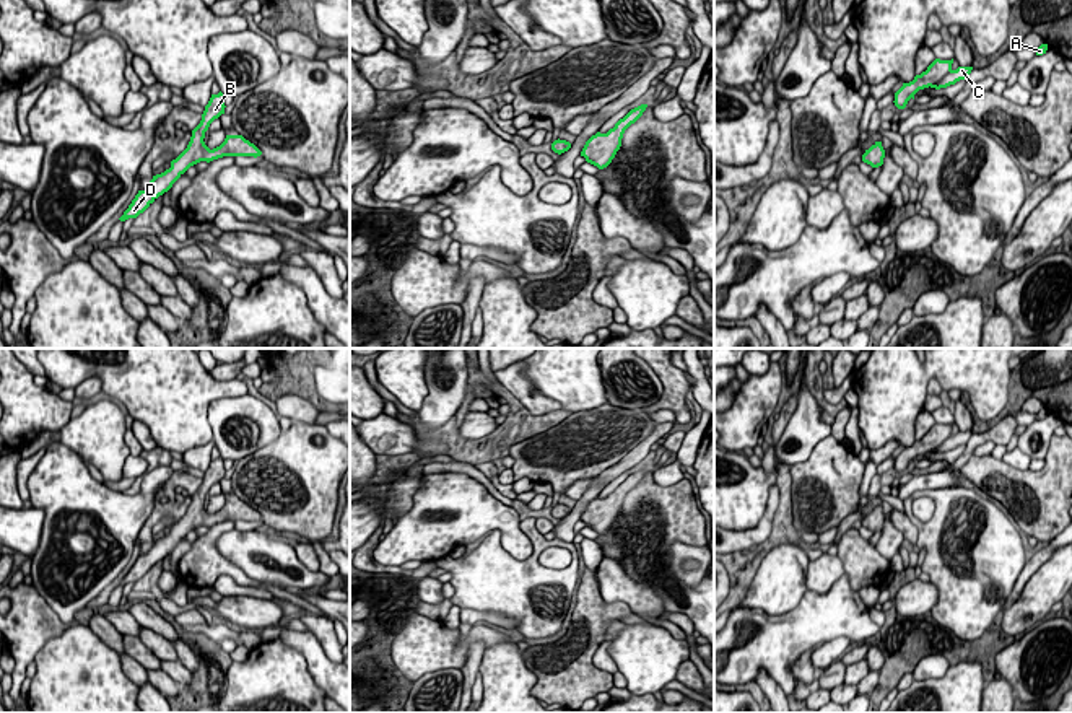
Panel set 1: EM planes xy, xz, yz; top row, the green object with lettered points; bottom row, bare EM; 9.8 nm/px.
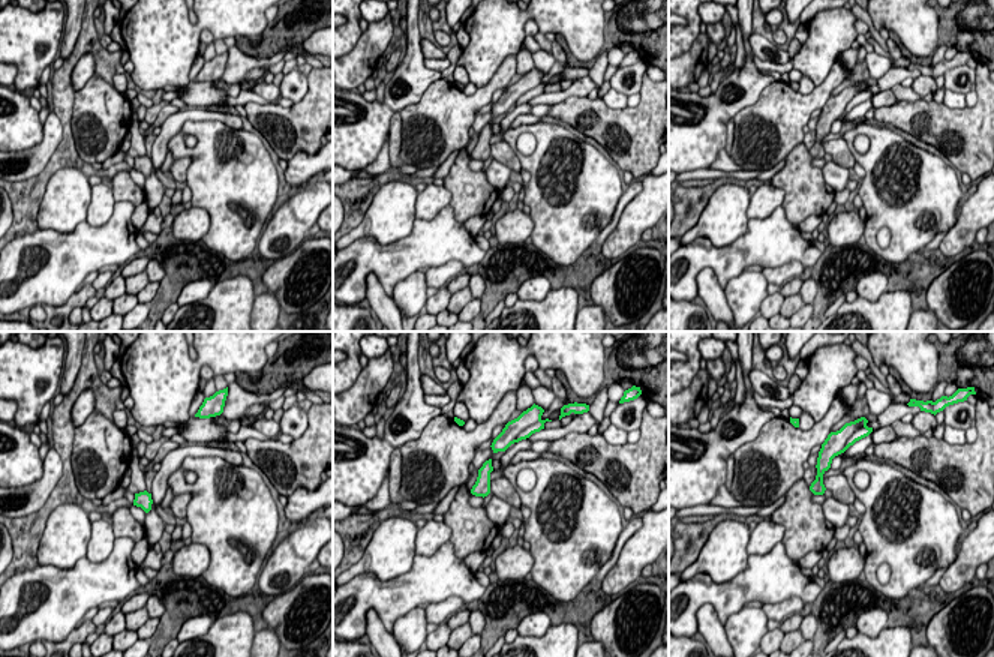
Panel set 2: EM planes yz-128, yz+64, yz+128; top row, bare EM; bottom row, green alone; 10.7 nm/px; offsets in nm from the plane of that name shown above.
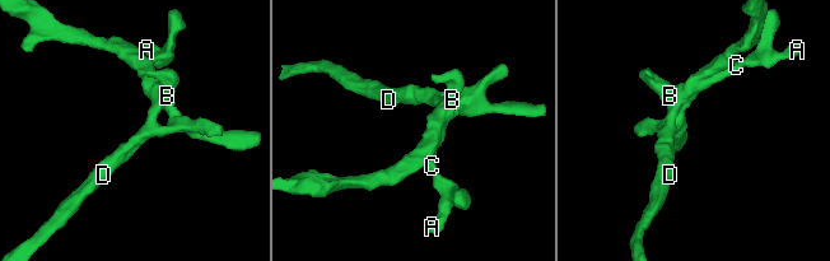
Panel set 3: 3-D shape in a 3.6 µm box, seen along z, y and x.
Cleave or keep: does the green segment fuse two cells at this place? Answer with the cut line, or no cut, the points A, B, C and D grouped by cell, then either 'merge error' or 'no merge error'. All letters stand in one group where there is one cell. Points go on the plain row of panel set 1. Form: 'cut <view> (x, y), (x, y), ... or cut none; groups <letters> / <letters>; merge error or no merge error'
cut none; groups A B C D; no merge error

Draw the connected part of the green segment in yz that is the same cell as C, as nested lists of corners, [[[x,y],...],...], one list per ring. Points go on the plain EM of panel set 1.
[[[935,423],[926,436],[916,440],[913,446],[903,448],[903,451],[895,457],[895,470],[898,474],[904,474],[908,466],[913,462],[919,454],[924,453],[947,453],[955,449],[960,444],[966,444],[971,438],[973,431],[958,431],[957,435],[952,433],[952,425],[940,425]]]

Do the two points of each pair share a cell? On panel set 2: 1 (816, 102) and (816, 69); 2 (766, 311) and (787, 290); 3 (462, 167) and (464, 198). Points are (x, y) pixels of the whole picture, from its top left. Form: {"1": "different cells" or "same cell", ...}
{"1": "different cells", "2": "same cell", "3": "same cell"}

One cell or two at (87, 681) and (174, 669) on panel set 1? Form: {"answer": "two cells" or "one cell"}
{"answer": "two cells"}

